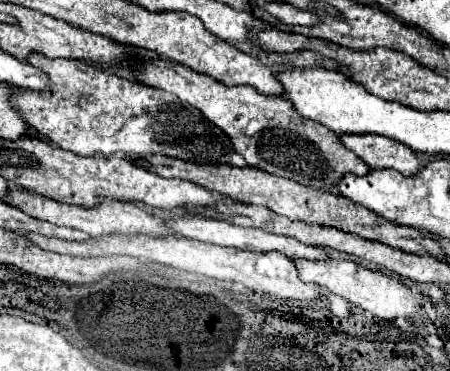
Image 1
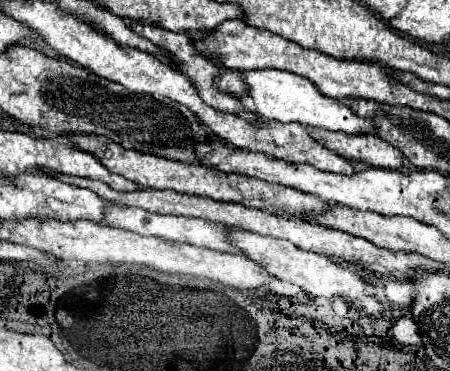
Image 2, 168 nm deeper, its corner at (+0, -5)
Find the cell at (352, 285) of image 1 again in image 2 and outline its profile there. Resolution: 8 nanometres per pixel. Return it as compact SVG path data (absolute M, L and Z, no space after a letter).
M234 228L232 238L234 238L234 246L240 252L244 252L248 258L252 258L258 264L262 264L272 276L300 286L310 296L314 296L314 298L320 296L320 298L328 298L328 300L334 300L338 296L338 298L344 298L350 304L358 306L368 316L382 316L382 312L384 312L382 302L376 300L372 294L368 294L366 280L362 276L358 276L356 272L352 272L350 268L344 268L338 262L334 262L334 260L330 260L330 258L326 258L322 254L300 250L294 244L288 244L286 240L260 236L260 234L238 230L238 228Z

